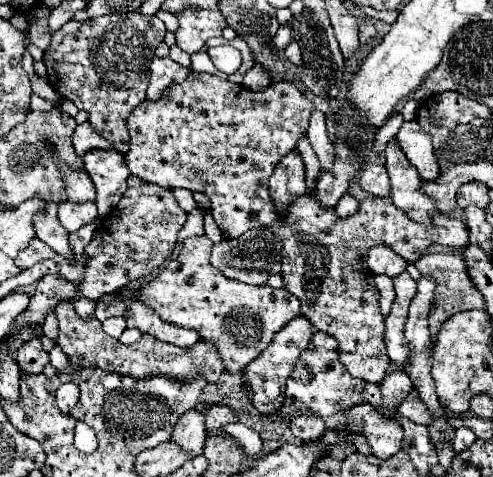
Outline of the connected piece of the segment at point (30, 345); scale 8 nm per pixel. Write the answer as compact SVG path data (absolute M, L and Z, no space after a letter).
M32 338L32 342L24 342L24 346L16 350L16 364L26 374L40 374L48 362L48 352L42 348L38 338Z

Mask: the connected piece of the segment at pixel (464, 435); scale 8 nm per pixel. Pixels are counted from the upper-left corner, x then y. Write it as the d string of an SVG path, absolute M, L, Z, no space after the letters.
M458 428L458 430L456 430L456 436L454 436L454 440L452 440L452 450L458 454L458 452L466 450L470 444L474 444L474 440L476 440L476 436L474 436L472 430L468 430L468 428Z

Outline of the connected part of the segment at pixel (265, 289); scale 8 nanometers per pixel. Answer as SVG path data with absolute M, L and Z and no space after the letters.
M208 236L188 238L176 260L168 262L158 278L144 282L138 292L118 292L104 296L102 302L112 302L116 296L122 300L140 294L140 300L158 312L166 322L178 324L182 328L194 328L202 338L216 344L224 366L228 372L242 372L256 356L260 356L274 334L288 324L292 318L300 316L300 302L296 296L288 294L286 288L270 286L250 286L236 280L228 280L210 264Z

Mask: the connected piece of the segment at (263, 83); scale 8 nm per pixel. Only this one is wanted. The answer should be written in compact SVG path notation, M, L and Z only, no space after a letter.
M254 64L254 68L244 76L242 86L248 90L264 90L272 82L270 72L262 64Z

